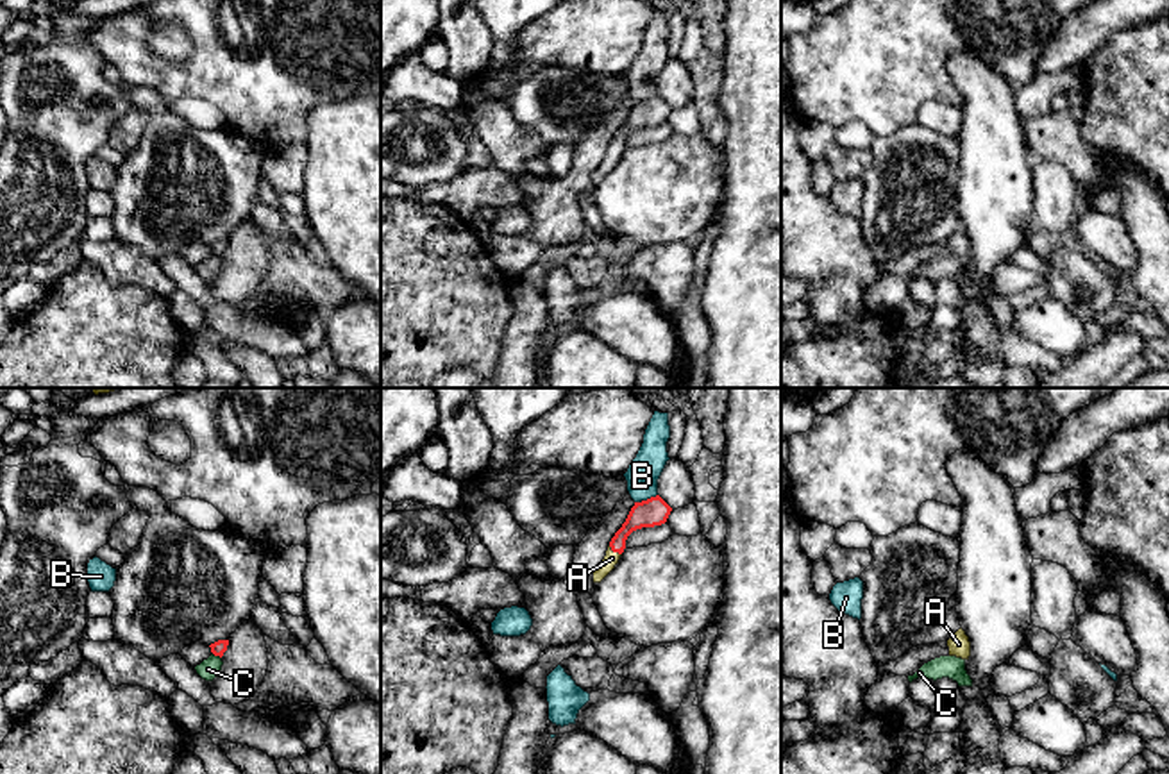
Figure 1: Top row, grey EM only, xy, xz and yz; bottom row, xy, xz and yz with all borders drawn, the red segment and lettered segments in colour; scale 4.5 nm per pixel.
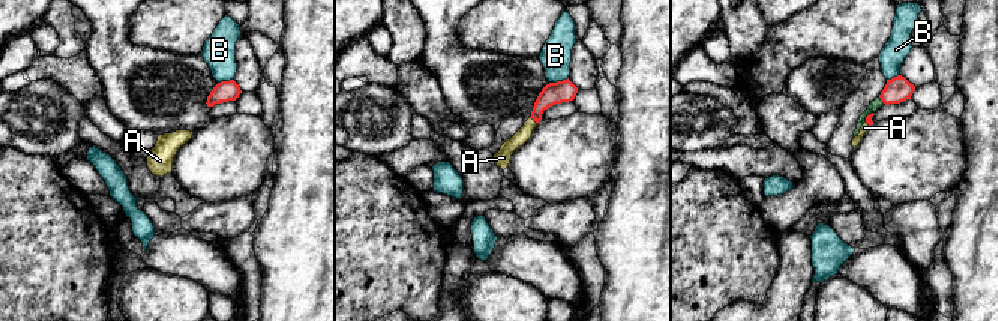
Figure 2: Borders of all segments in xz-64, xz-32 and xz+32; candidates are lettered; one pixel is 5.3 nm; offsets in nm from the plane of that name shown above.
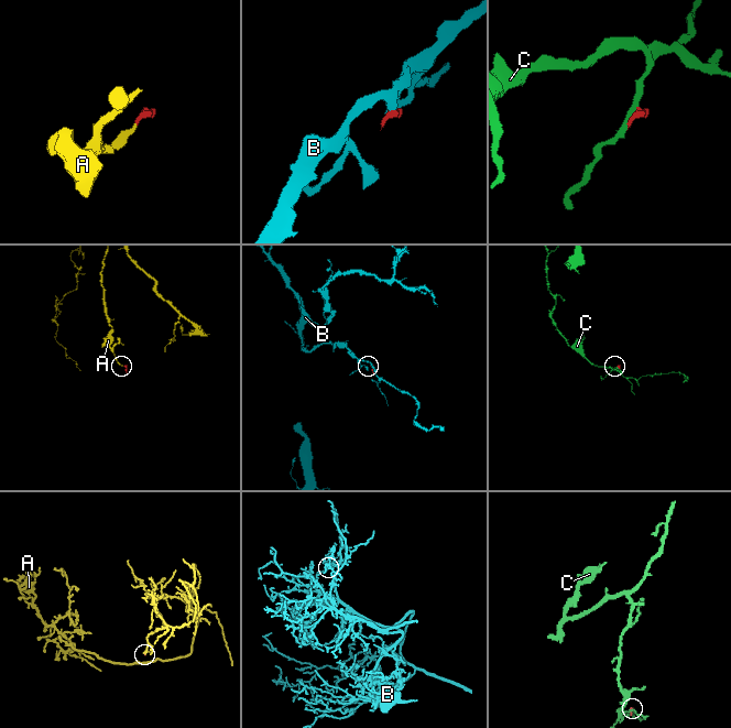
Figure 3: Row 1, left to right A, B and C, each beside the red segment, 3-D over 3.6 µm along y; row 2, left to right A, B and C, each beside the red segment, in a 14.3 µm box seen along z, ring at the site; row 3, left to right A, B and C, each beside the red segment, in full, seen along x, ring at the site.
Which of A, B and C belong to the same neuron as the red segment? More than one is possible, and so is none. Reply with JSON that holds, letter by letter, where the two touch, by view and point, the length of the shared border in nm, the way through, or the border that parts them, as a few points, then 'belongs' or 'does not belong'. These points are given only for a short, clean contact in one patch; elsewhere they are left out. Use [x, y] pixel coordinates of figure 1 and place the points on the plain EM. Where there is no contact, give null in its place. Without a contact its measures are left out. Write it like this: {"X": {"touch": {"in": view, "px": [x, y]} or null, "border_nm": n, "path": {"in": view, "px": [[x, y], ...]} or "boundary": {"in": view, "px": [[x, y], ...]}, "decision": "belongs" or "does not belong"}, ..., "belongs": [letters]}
{"A": {"touch": {"in": "xz", "px": [615, 151]}, "border_nm": 80, "path": {"in": "xz", "px": [[653, 111], [621, 134], [615, 151], [612, 158]]}, "decision": "belongs"}, "B": {"touch": {"in": "xz", "px": [647, 99]}, "border_nm": 110, "boundary": {"in": "xz", "px": [[656, 93], [635, 102]]}, "decision": "does not belong"}, "C": {"touch": {"in": "xy", "px": [217, 254]}, "border_nm": 50, "boundary": {"in": "xy", "px": [[213, 252], [220, 258]]}, "decision": "does not belong"}, "belongs": ["A"]}

